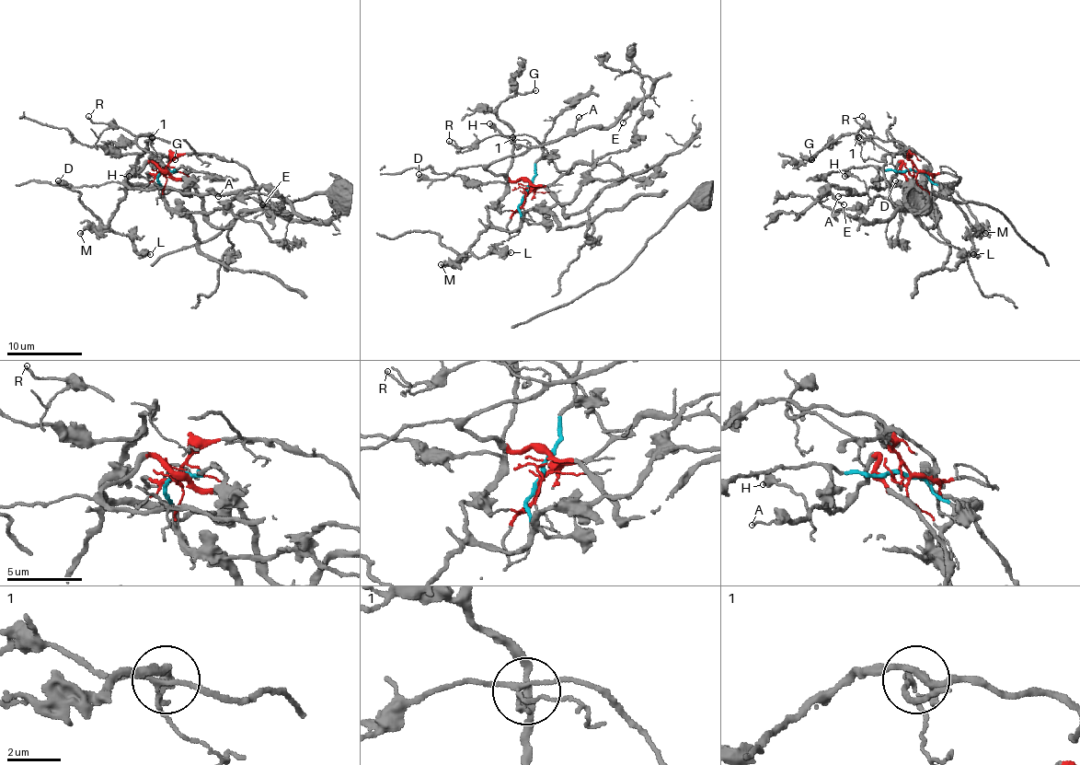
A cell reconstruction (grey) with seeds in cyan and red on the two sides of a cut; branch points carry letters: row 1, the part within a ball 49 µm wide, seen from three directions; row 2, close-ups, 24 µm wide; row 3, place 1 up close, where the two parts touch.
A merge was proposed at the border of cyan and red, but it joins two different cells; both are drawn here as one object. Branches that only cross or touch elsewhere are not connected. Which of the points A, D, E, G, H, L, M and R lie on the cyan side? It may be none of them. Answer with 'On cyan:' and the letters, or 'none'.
On cyan: G, L, M

